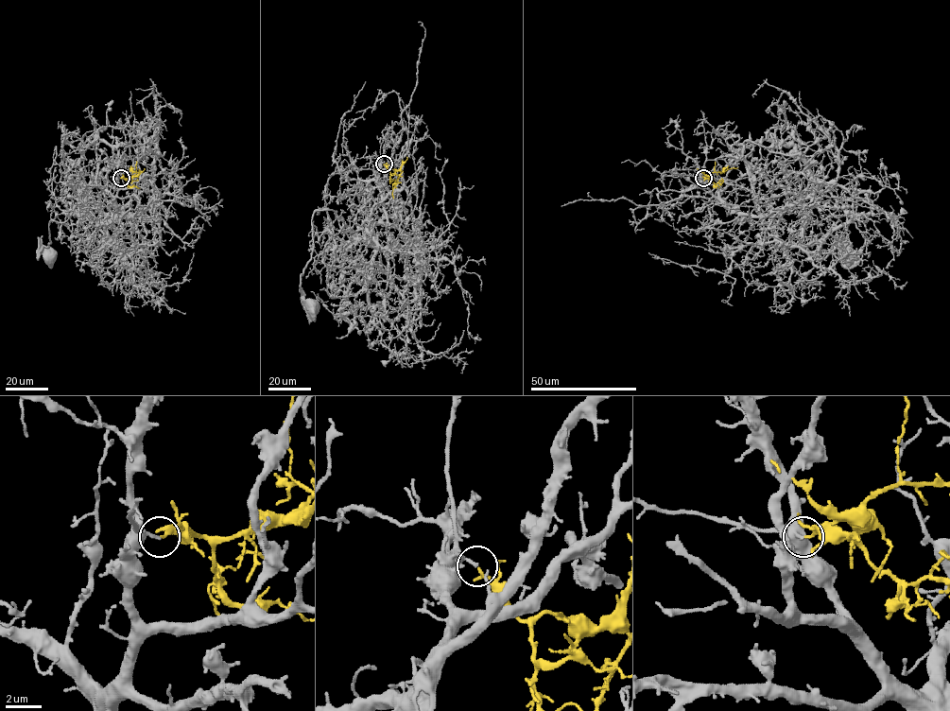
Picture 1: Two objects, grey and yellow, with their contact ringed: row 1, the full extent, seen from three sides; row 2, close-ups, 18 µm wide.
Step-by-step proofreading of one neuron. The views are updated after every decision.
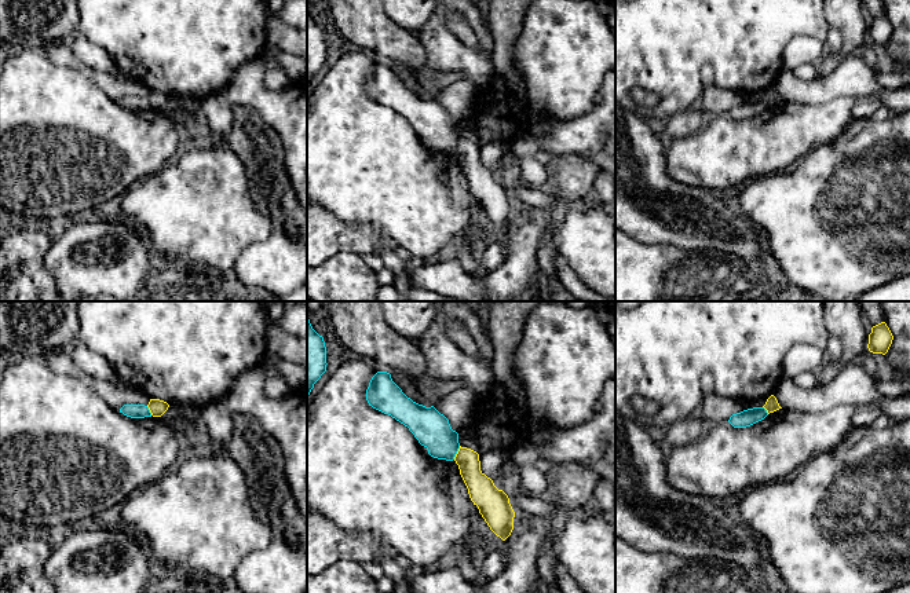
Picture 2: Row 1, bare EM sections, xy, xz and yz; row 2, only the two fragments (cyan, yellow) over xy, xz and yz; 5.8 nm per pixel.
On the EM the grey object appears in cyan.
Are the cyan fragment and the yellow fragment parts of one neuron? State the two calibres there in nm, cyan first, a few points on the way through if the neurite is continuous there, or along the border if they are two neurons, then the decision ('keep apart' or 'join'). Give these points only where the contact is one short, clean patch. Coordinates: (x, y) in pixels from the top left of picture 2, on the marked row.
calibres 200 and 150 nm; border xz (460, 446), (453, 458); keep apart

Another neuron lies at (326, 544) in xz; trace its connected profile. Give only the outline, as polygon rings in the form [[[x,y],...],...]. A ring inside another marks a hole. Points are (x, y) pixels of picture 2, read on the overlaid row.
[[[307,509],[307,574],[318,574],[339,561],[380,563],[383,557],[395,559],[398,550],[376,532],[350,532],[337,527],[324,515]]]

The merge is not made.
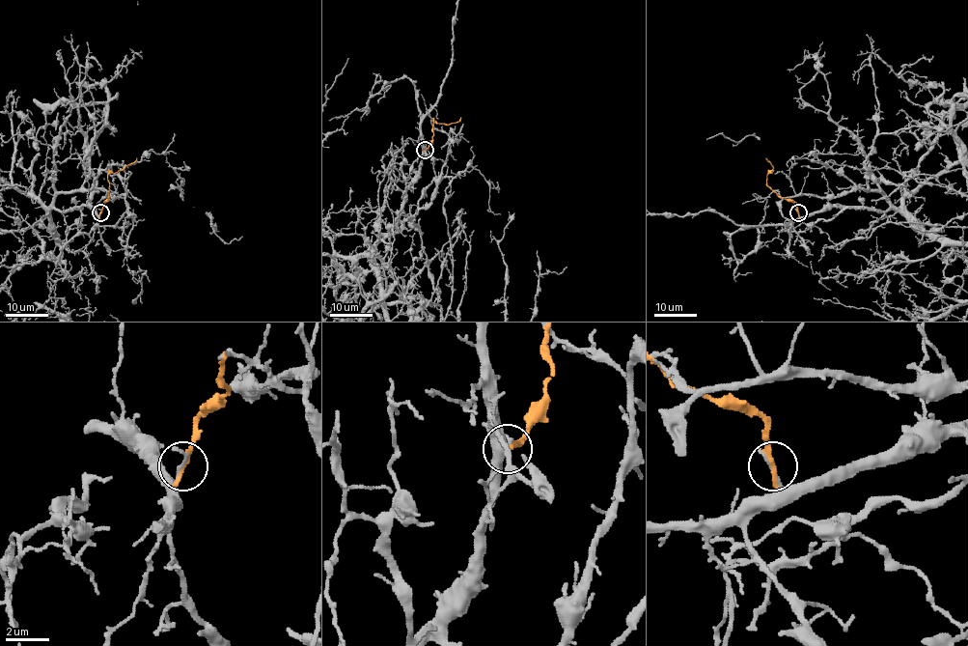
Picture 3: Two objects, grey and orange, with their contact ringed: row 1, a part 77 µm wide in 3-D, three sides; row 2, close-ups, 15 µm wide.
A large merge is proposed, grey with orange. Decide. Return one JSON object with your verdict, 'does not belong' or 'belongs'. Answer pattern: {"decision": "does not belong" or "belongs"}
{"decision": "does not belong"}

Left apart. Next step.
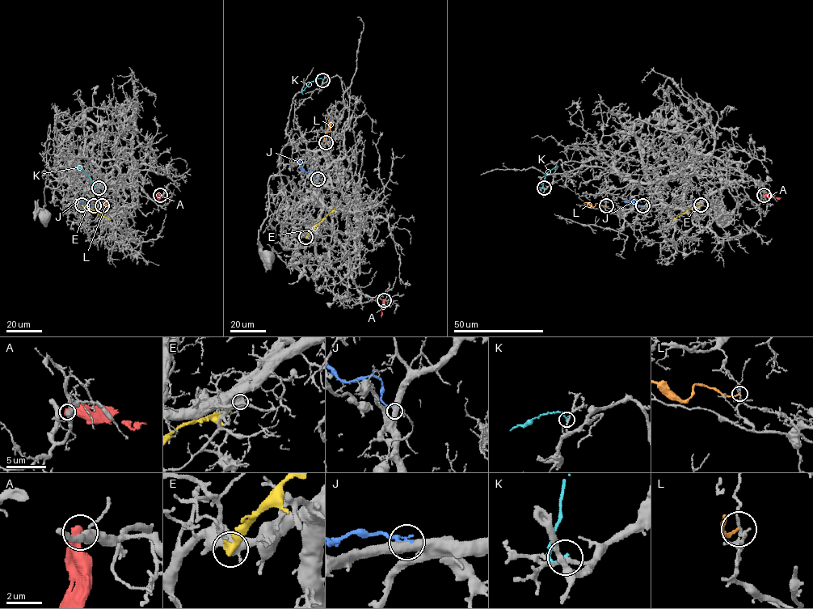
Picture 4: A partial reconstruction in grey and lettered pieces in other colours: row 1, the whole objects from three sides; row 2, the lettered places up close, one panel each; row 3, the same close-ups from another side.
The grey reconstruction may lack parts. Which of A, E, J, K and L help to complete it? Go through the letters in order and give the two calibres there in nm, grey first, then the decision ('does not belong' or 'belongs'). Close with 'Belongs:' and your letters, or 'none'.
A: calibres 440 and 650 nm; does not belong
E: calibres 550 and 440 nm; does not belong
J: calibres 550 and 200 nm; does not belong
K: calibres 180 and 180 nm; does not belong
L: calibres 100 and 150 nm; does not belong
Belongs: none

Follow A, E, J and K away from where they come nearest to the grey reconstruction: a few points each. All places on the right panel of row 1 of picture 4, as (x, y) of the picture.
A: (763, 195), (781, 198)
E: (701, 205), (671, 219)
J: (642, 206), (634, 206), (636, 204), (630, 201), (621, 202)
K: (544, 188), (545, 175), (558, 166)

